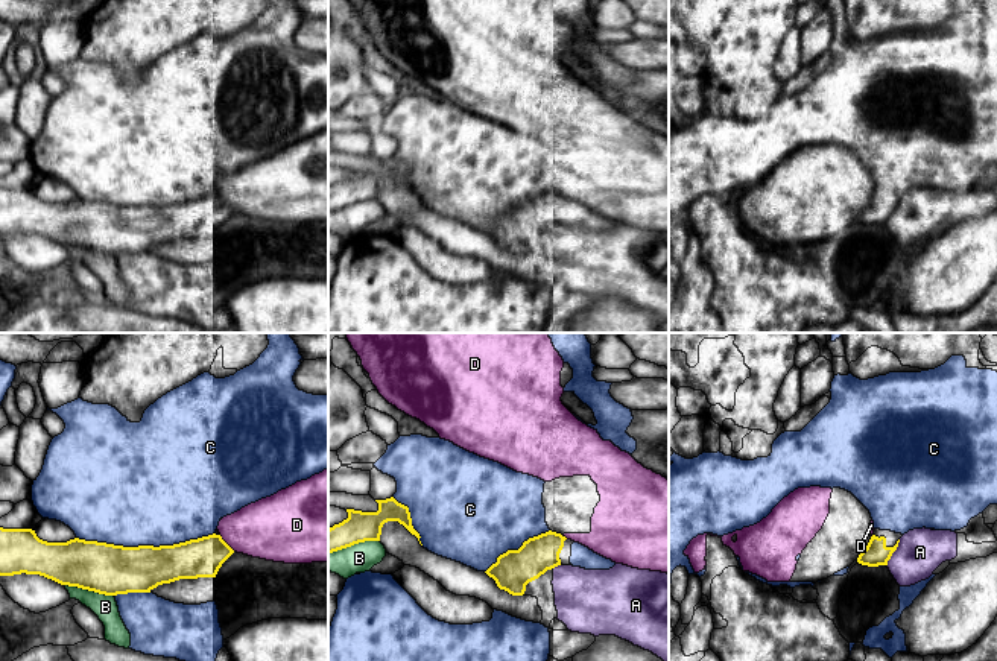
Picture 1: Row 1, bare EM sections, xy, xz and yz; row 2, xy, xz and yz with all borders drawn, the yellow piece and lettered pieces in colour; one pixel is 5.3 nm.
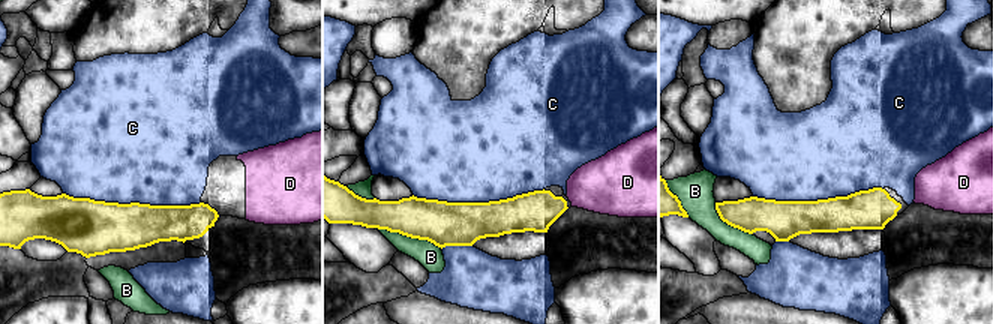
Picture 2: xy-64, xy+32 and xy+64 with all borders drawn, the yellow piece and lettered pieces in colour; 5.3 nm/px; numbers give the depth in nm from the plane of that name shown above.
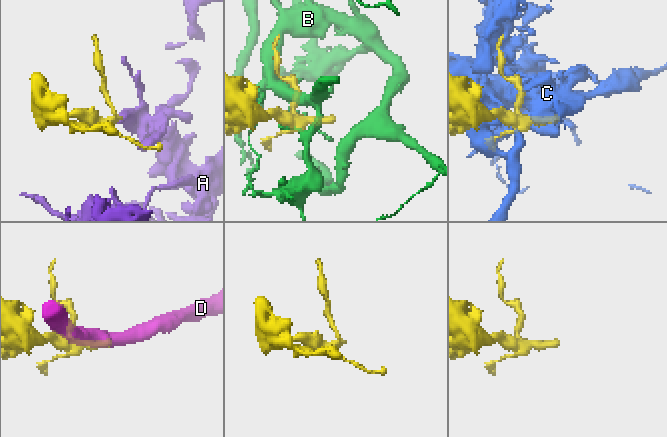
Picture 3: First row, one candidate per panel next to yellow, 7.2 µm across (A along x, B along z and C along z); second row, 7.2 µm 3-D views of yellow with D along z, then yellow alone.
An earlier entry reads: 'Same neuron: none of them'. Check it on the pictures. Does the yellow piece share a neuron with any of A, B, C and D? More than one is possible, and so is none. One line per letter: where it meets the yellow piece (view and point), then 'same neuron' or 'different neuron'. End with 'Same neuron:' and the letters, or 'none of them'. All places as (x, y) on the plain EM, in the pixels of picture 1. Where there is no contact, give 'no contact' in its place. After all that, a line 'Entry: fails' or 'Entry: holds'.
A: meets yellow in yz at (892, 211); same neuron
B: meets yellow in xz at (353, 204); different neuron
C: meets yellow in xy at (145, 205); different neuron
D: meets yellow in xy at (225, 202); different neuron
Same neuron: A
Entry: fails

